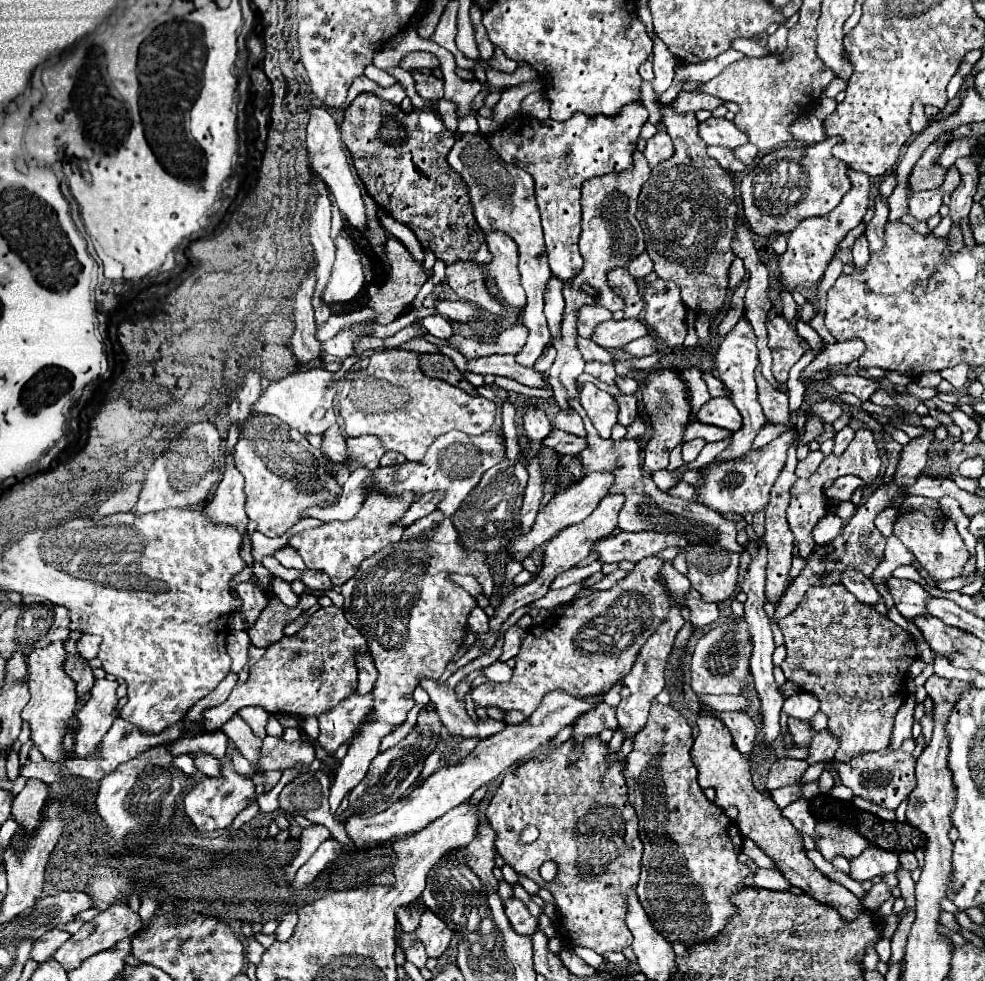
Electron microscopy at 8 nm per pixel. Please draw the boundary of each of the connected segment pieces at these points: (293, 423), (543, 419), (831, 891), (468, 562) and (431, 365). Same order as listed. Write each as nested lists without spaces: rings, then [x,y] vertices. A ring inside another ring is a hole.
[[[321,368],[301,370],[297,376],[289,376],[277,382],[269,382],[267,388],[261,392],[257,402],[251,406],[257,414],[271,414],[289,424],[289,428],[299,430],[301,434],[323,434],[331,424],[337,422],[333,410],[333,398],[337,392],[337,384],[323,376]]]
[[[529,406],[523,414],[523,426],[531,442],[541,442],[551,432],[551,422],[539,406]]]
[[[701,712],[697,718],[697,724],[699,724],[699,734],[697,734],[693,750],[691,750],[691,760],[693,760],[695,768],[699,770],[699,786],[705,790],[715,788],[717,796],[713,802],[719,808],[727,808],[727,806],[739,808],[739,816],[735,820],[739,834],[743,838],[753,840],[775,862],[777,870],[785,876],[785,880],[789,880],[791,886],[801,888],[807,896],[837,910],[845,922],[855,920],[859,916],[859,912],[865,910],[863,904],[847,888],[843,888],[841,884],[823,876],[813,866],[813,862],[805,856],[803,840],[797,834],[797,830],[793,828],[793,824],[781,816],[781,810],[775,808],[775,802],[769,796],[755,790],[755,786],[751,782],[751,772],[749,772],[749,758],[745,758],[743,754],[737,752],[725,724],[719,718],[711,716],[709,712]]]
[[[439,510],[405,528],[403,540],[365,560],[359,572],[341,586],[345,598],[345,618],[367,640],[367,650],[379,670],[373,688],[375,706],[363,722],[361,734],[353,738],[347,756],[339,762],[335,782],[331,786],[331,810],[335,812],[349,790],[353,790],[369,770],[371,760],[379,754],[383,736],[405,722],[407,712],[415,706],[413,690],[421,678],[441,678],[453,654],[467,632],[467,616],[477,606],[475,598],[459,584],[449,580],[451,572],[471,574],[479,580],[485,594],[493,594],[493,578],[485,556],[469,552],[461,546],[457,530]]]
[[[421,354],[419,366],[421,366],[421,372],[429,378],[439,378],[453,386],[459,386],[467,394],[477,394],[477,388],[471,382],[467,382],[467,378],[455,368],[451,358],[443,356],[443,354]]]

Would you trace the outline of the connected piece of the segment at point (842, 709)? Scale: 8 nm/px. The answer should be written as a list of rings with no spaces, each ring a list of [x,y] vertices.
[[[835,584],[835,586],[817,586],[817,588],[809,588],[809,592],[805,594],[805,598],[799,602],[797,610],[791,612],[787,618],[783,618],[779,622],[779,628],[783,632],[785,638],[785,646],[787,646],[787,658],[781,664],[781,670],[785,672],[785,678],[791,682],[797,682],[797,686],[809,694],[815,694],[821,702],[819,710],[823,710],[823,714],[829,718],[829,726],[827,730],[839,740],[839,748],[835,752],[835,760],[847,760],[851,756],[855,756],[855,752],[865,752],[867,748],[885,748],[889,746],[889,738],[893,732],[893,722],[895,722],[895,712],[899,710],[899,706],[905,702],[907,698],[907,668],[919,658],[917,654],[917,642],[915,638],[903,630],[901,626],[897,626],[895,622],[891,622],[887,616],[879,614],[875,608],[871,608],[869,604],[859,602],[847,588],[843,588],[843,584]]]

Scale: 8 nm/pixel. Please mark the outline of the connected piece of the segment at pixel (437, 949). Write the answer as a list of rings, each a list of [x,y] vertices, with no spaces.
[[[427,910],[423,914],[423,920],[421,920],[415,936],[401,936],[401,944],[403,944],[403,950],[407,950],[411,946],[411,940],[421,940],[427,948],[427,954],[431,958],[439,958],[447,950],[451,936],[453,936],[453,932],[445,926],[445,922],[441,918],[437,918],[431,910]]]

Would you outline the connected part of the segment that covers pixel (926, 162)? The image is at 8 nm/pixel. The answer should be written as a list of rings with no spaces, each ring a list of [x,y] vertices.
[[[951,132],[943,134],[943,144],[929,144],[921,158],[919,158],[911,176],[909,176],[909,190],[913,192],[921,192],[921,190],[933,190],[939,188],[945,180],[947,170],[943,166],[937,164],[937,158],[941,156],[943,148],[951,142]]]

